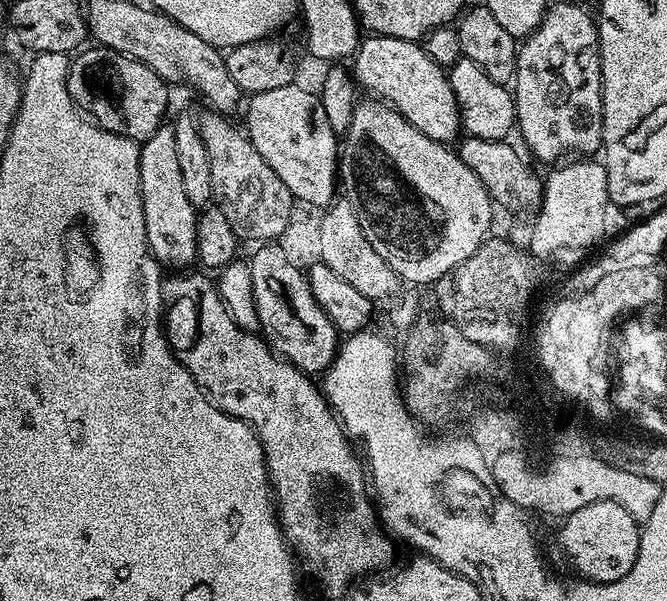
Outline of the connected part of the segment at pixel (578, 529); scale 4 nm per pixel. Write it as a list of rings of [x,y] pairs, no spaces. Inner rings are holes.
[[[603,500],[563,517],[560,528],[560,548],[572,563],[577,577],[593,584],[609,584],[621,580],[634,566],[640,549],[641,525],[618,502]]]

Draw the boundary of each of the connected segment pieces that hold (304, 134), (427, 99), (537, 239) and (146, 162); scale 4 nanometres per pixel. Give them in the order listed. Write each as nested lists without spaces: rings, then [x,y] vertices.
[[[293,82],[275,90],[253,93],[246,110],[246,135],[254,150],[266,158],[266,166],[286,182],[286,190],[300,203],[324,210],[336,192],[338,136],[331,129],[319,95]]]
[[[369,35],[361,39],[354,63],[355,83],[368,91],[365,93],[391,104],[402,114],[402,118],[406,118],[406,122],[422,130],[426,138],[451,145],[461,135],[460,107],[452,83],[448,81],[448,72],[438,66],[438,62],[434,62],[434,58],[430,58],[430,54],[426,54],[426,50],[417,41]]]
[[[576,158],[553,168],[556,169],[543,181],[544,201],[540,204],[536,224],[531,225],[530,252],[540,262],[567,252],[580,252],[598,243],[608,228],[610,201],[603,163],[596,158]]]
[[[161,126],[150,139],[140,144],[140,197],[149,253],[161,265],[169,264],[172,268],[184,268],[188,263],[193,263],[196,260],[198,210],[192,205],[190,198],[186,198],[171,126]]]

